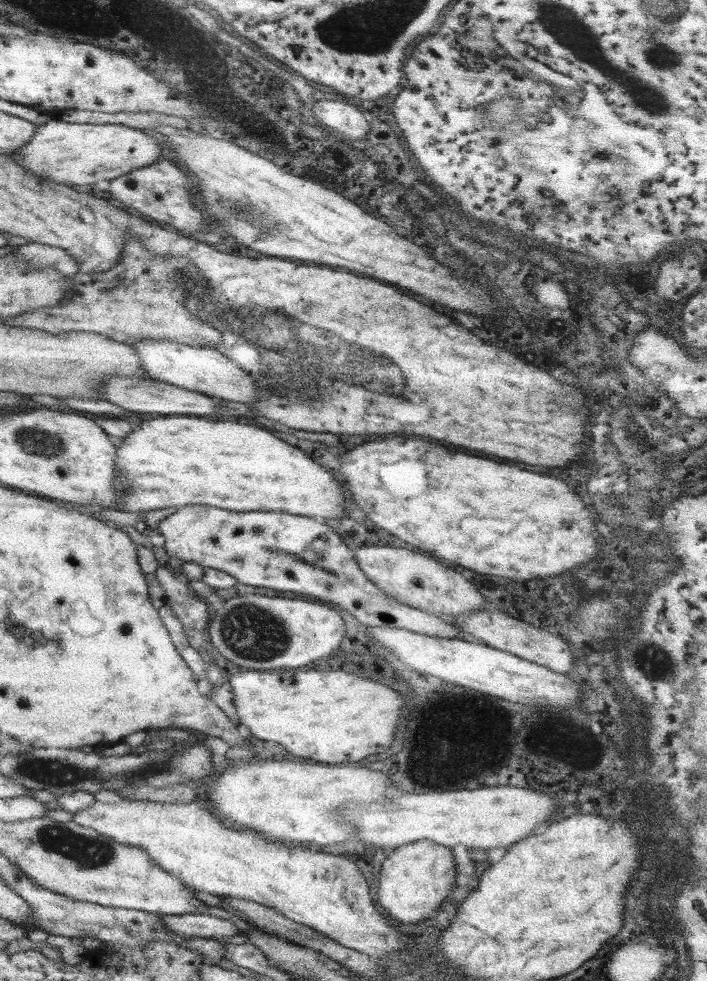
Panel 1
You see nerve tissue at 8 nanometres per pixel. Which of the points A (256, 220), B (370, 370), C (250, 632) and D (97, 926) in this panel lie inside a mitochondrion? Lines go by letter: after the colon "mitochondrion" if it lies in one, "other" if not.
A: mitochondrion
B: mitochondrion
C: mitochondrion
D: other

